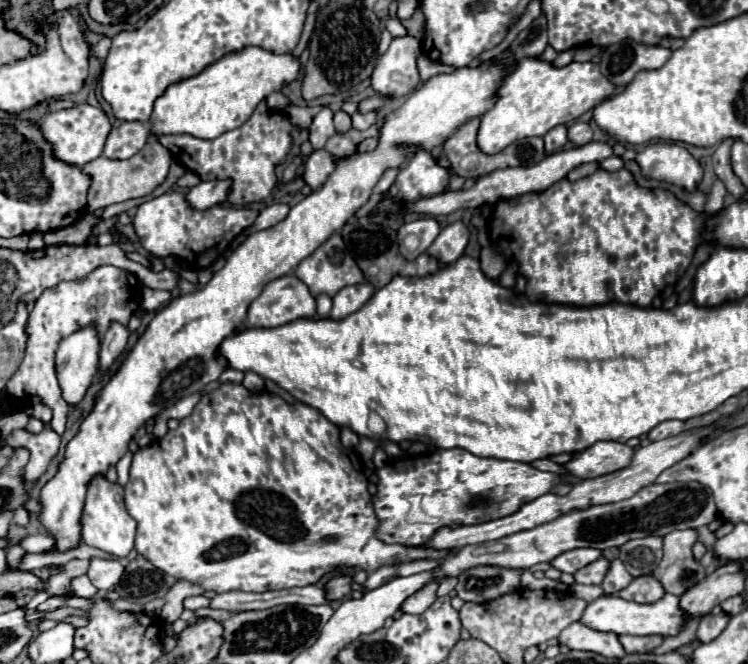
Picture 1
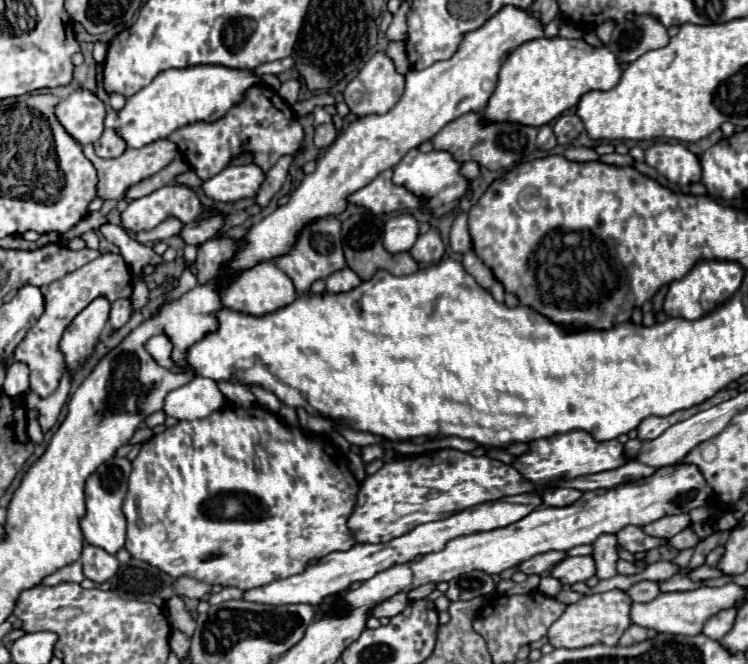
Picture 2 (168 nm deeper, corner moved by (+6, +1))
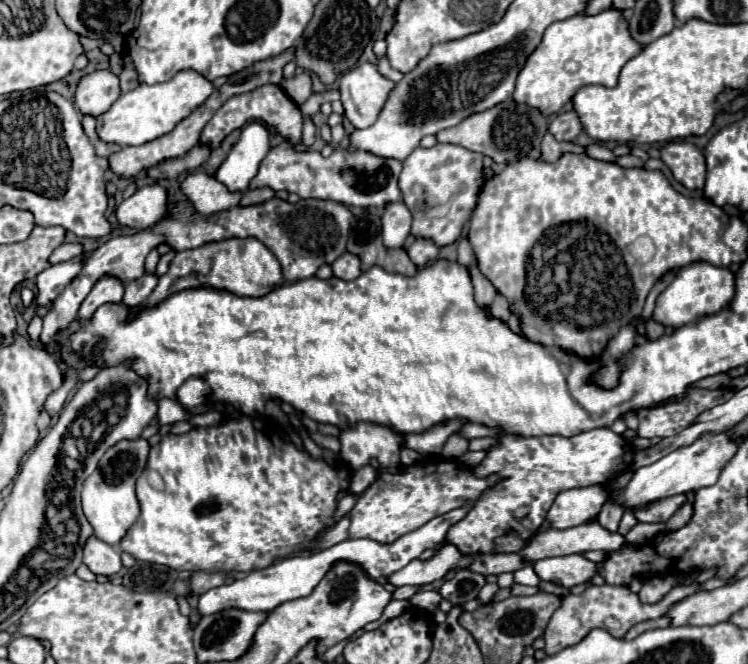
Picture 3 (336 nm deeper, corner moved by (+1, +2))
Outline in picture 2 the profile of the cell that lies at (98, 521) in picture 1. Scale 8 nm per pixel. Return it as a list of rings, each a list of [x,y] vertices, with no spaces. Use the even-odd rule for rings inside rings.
[[[109,459],[103,463],[91,477],[85,481],[85,507],[87,513],[81,519],[81,531],[89,545],[101,547],[107,553],[115,555],[125,545],[125,515],[121,511],[121,503],[127,493],[127,477],[131,473],[131,463],[127,459]]]

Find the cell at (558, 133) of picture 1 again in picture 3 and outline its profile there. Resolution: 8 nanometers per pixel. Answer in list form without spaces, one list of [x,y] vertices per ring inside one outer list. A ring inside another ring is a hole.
[[[546,134],[542,140],[542,160],[544,162],[556,162],[562,154],[566,152],[584,152],[584,146],[574,144],[574,142],[558,142],[552,134]]]

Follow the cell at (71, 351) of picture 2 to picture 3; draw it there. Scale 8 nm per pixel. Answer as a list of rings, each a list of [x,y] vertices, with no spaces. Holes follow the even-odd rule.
[[[102,276],[80,306],[78,312],[80,322],[88,320],[94,314],[94,310],[106,302],[122,302],[122,296],[124,296],[122,280],[116,280],[114,276]]]

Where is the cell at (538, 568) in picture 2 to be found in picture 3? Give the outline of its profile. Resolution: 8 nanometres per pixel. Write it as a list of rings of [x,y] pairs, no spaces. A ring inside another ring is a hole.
[[[476,554],[468,570],[488,576],[488,574],[514,572],[522,566],[526,566],[526,562],[522,560],[520,554]]]

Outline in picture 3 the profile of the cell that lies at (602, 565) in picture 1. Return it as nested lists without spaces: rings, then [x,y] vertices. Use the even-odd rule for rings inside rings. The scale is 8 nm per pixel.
[[[580,554],[542,558],[532,568],[540,580],[554,582],[564,588],[584,584],[596,574],[596,564]]]

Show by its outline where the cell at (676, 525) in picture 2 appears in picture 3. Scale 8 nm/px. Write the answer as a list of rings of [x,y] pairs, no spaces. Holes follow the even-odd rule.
[[[684,494],[668,496],[668,500],[656,500],[656,504],[648,504],[648,508],[634,512],[634,516],[638,522],[666,522],[684,502],[686,502]]]

